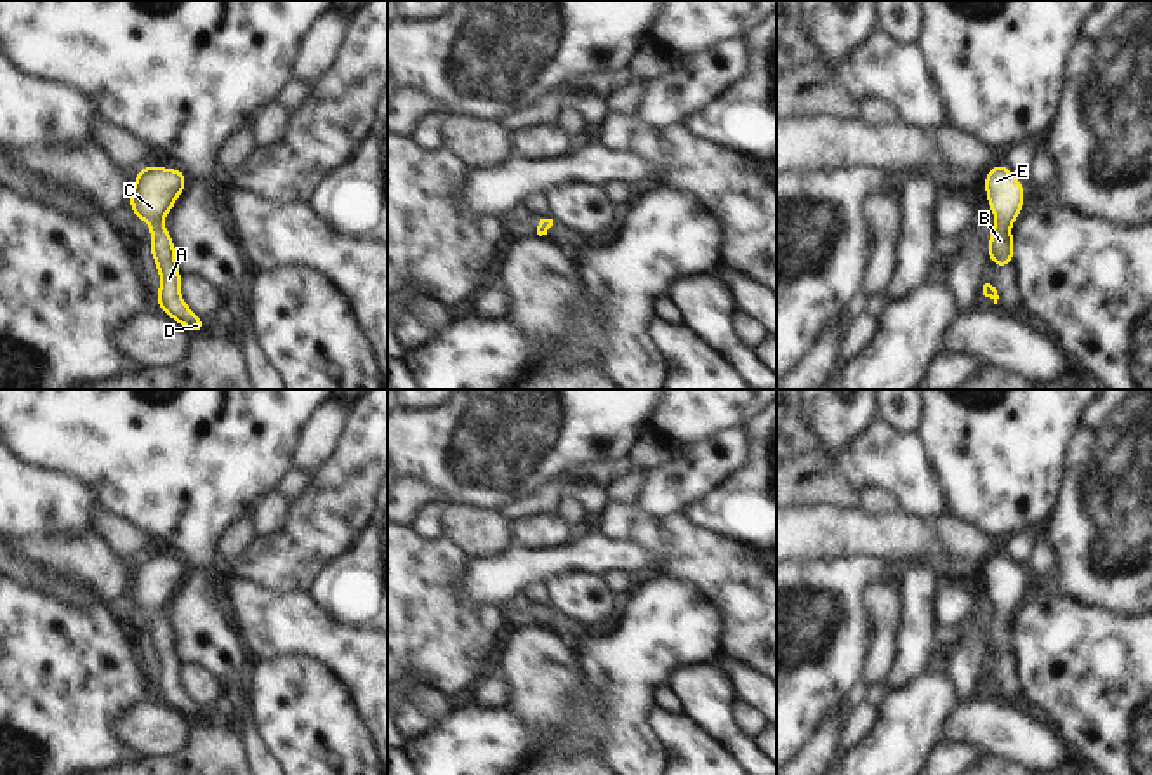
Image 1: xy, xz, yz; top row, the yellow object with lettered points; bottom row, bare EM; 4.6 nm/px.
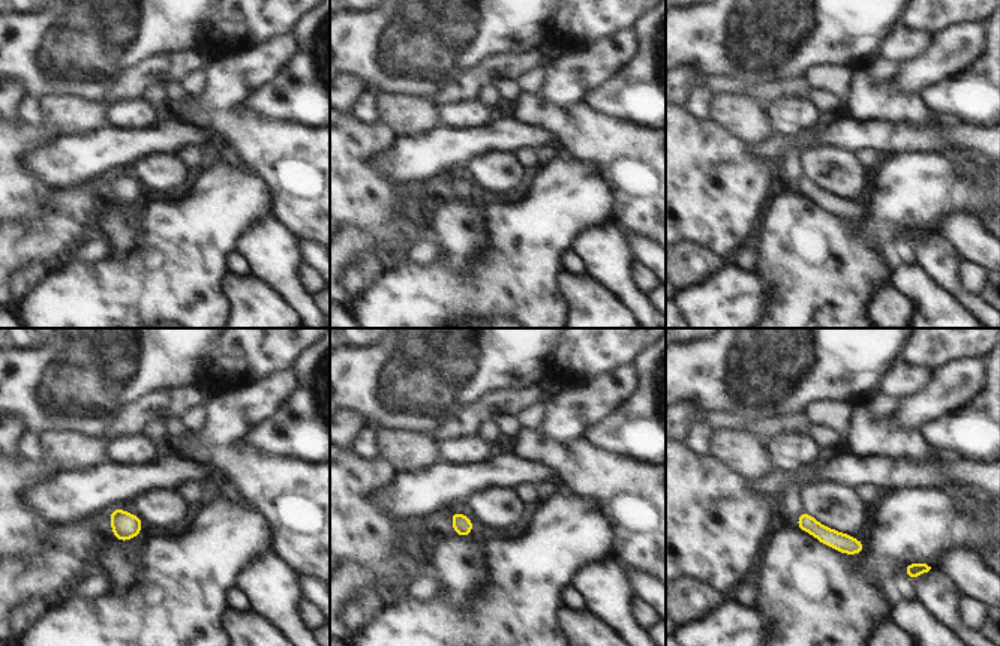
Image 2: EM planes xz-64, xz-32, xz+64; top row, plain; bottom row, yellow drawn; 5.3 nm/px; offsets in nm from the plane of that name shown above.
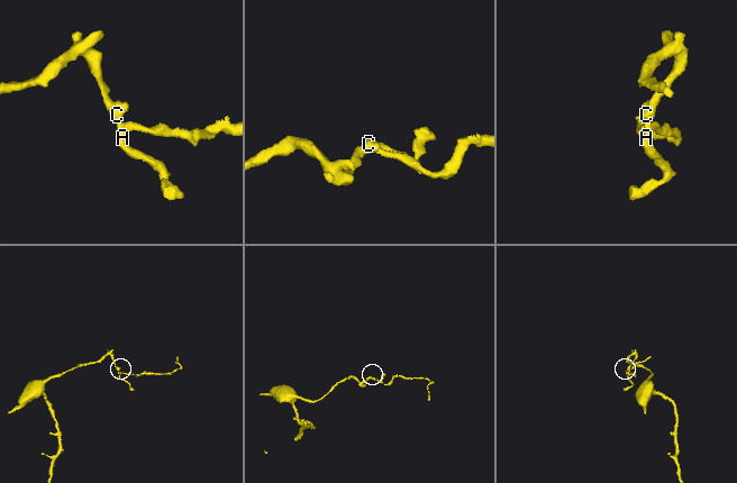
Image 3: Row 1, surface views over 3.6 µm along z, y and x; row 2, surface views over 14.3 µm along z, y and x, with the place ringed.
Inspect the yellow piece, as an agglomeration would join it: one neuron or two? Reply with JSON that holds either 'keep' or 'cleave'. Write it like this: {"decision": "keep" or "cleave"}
{"decision": "keep"}

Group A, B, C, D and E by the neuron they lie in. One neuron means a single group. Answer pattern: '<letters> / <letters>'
A B C D E

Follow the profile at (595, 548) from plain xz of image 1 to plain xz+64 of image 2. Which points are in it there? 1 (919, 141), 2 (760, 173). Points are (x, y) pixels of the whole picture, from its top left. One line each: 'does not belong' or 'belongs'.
1: belongs
2: does not belong

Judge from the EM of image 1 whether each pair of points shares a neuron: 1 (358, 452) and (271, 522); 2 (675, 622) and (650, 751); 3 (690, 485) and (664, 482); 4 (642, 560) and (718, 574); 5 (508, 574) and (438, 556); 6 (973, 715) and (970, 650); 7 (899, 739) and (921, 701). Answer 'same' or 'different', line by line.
1: different
2: same
3: same
4: different
5: different
6: different
7: same

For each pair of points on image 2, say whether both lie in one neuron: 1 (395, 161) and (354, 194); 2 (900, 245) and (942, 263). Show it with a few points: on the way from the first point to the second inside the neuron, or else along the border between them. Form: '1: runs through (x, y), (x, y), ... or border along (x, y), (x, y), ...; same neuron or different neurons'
1: border along (372, 156), (372, 164), (387, 180), (416, 180); different neurons
2: border along (910, 245), (916, 263); different neurons

